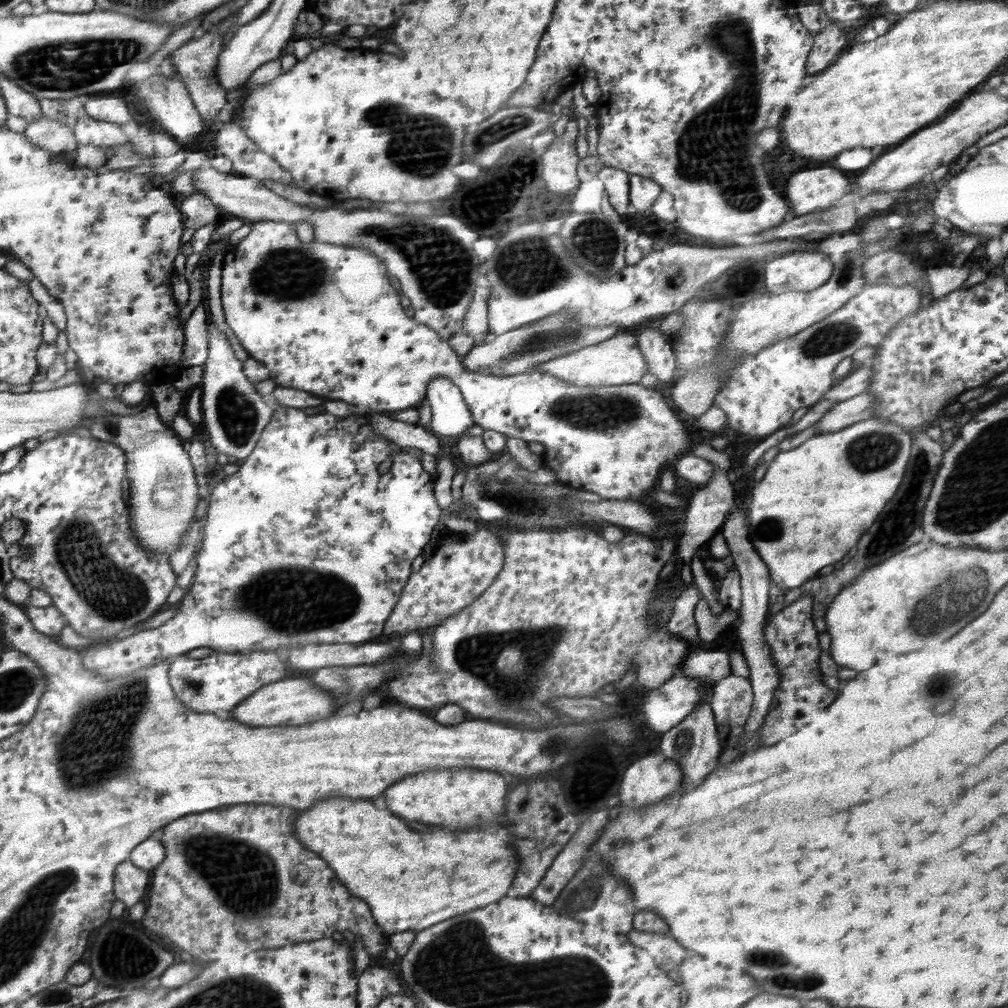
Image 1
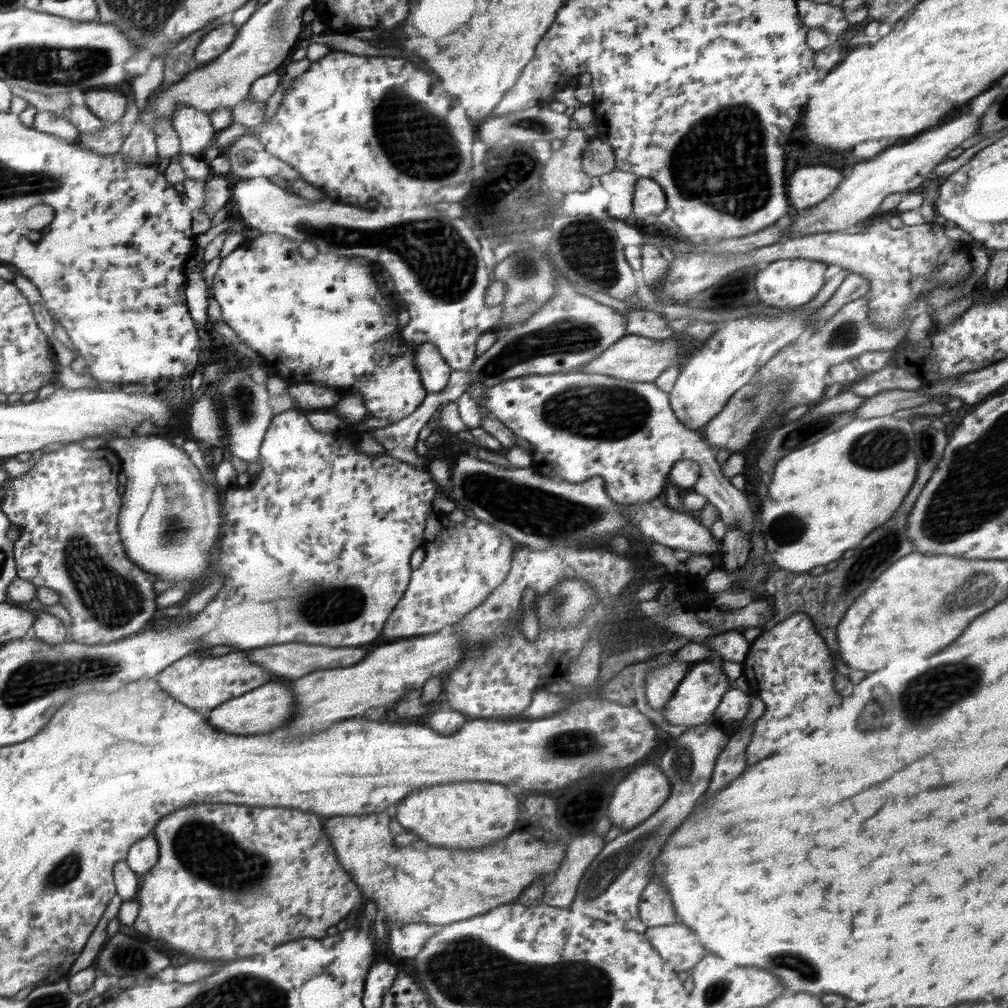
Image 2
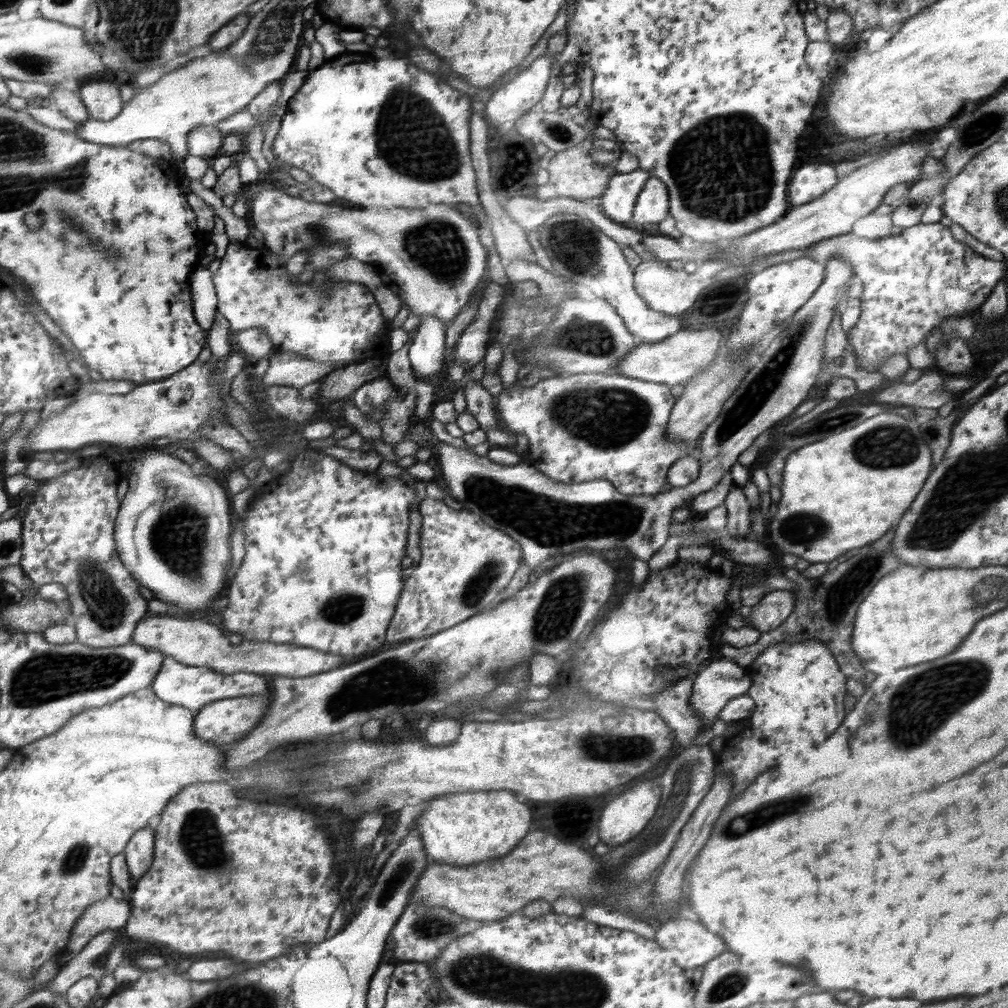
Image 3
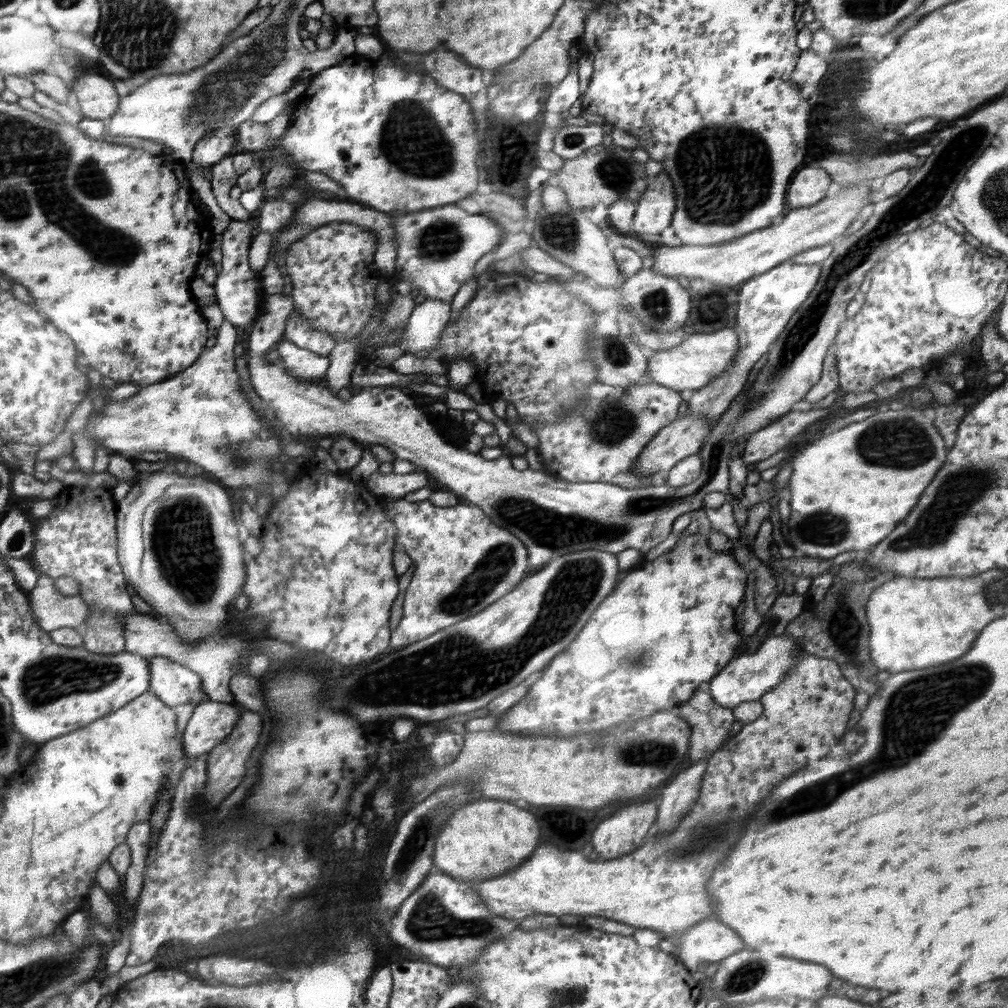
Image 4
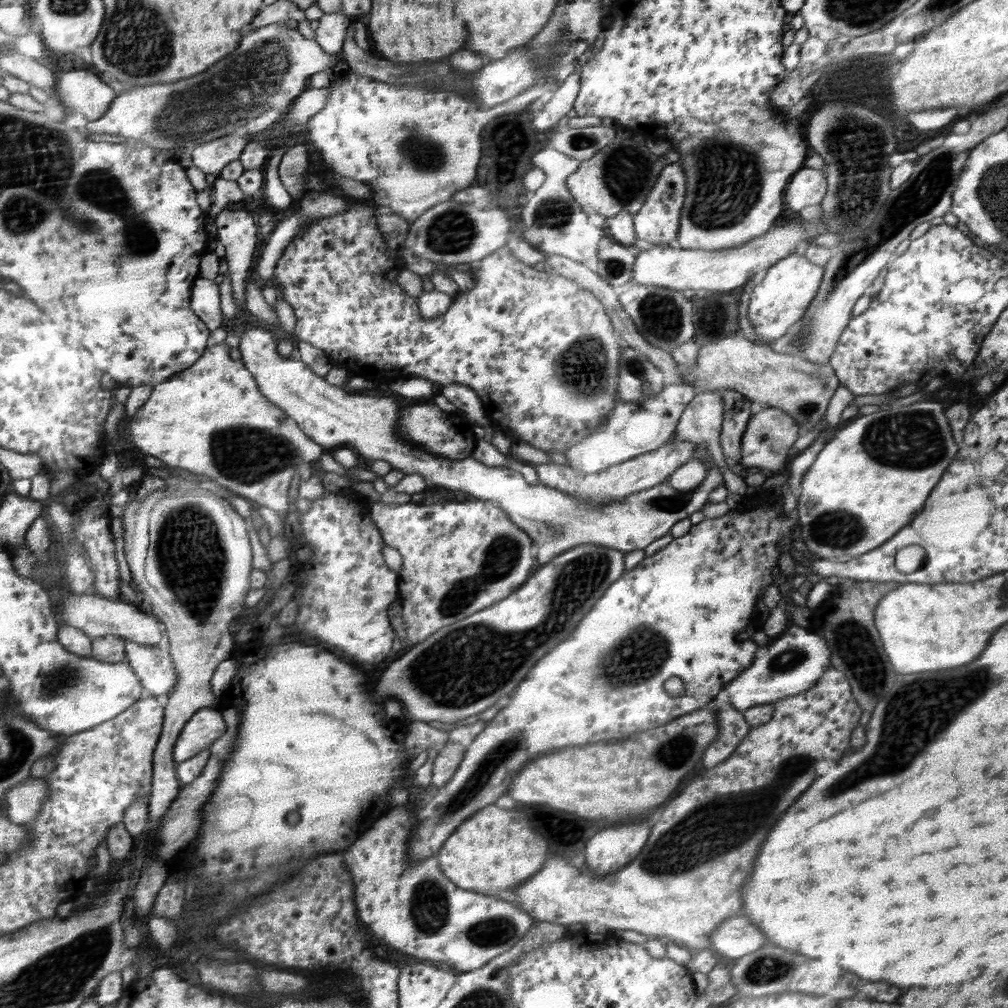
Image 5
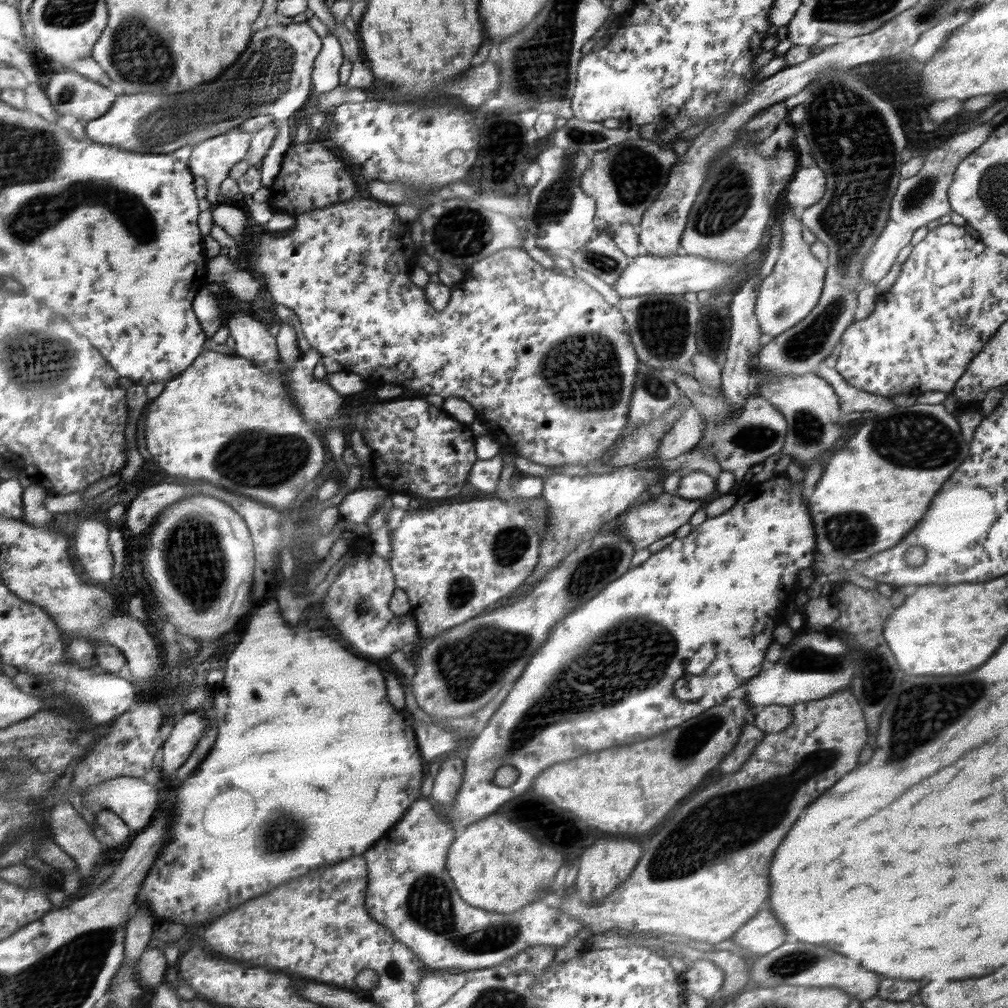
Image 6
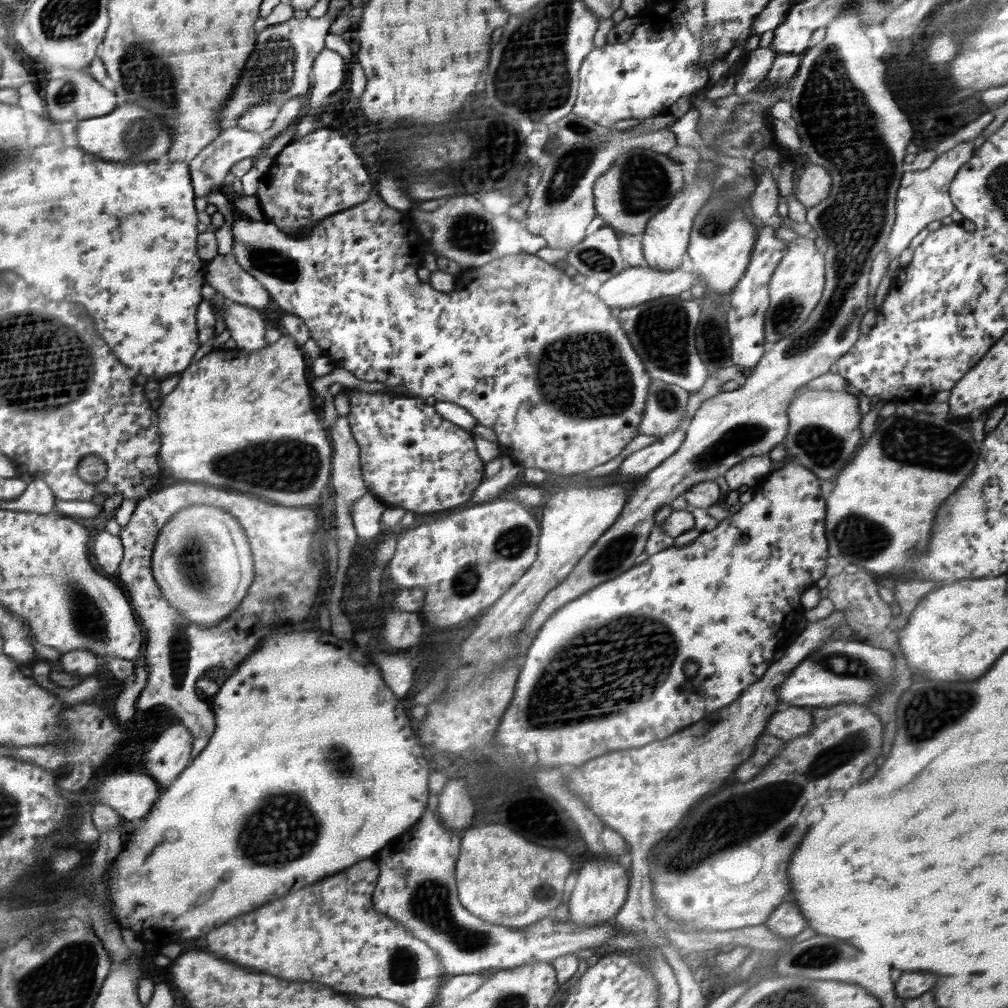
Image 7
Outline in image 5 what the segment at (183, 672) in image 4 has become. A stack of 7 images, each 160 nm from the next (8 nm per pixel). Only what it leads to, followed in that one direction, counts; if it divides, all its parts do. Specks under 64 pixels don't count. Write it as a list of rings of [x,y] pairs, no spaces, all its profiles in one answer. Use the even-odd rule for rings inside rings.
[[[128,641],[128,657],[131,667],[138,673],[144,685],[143,698],[171,695],[177,687],[179,674],[170,648]]]

